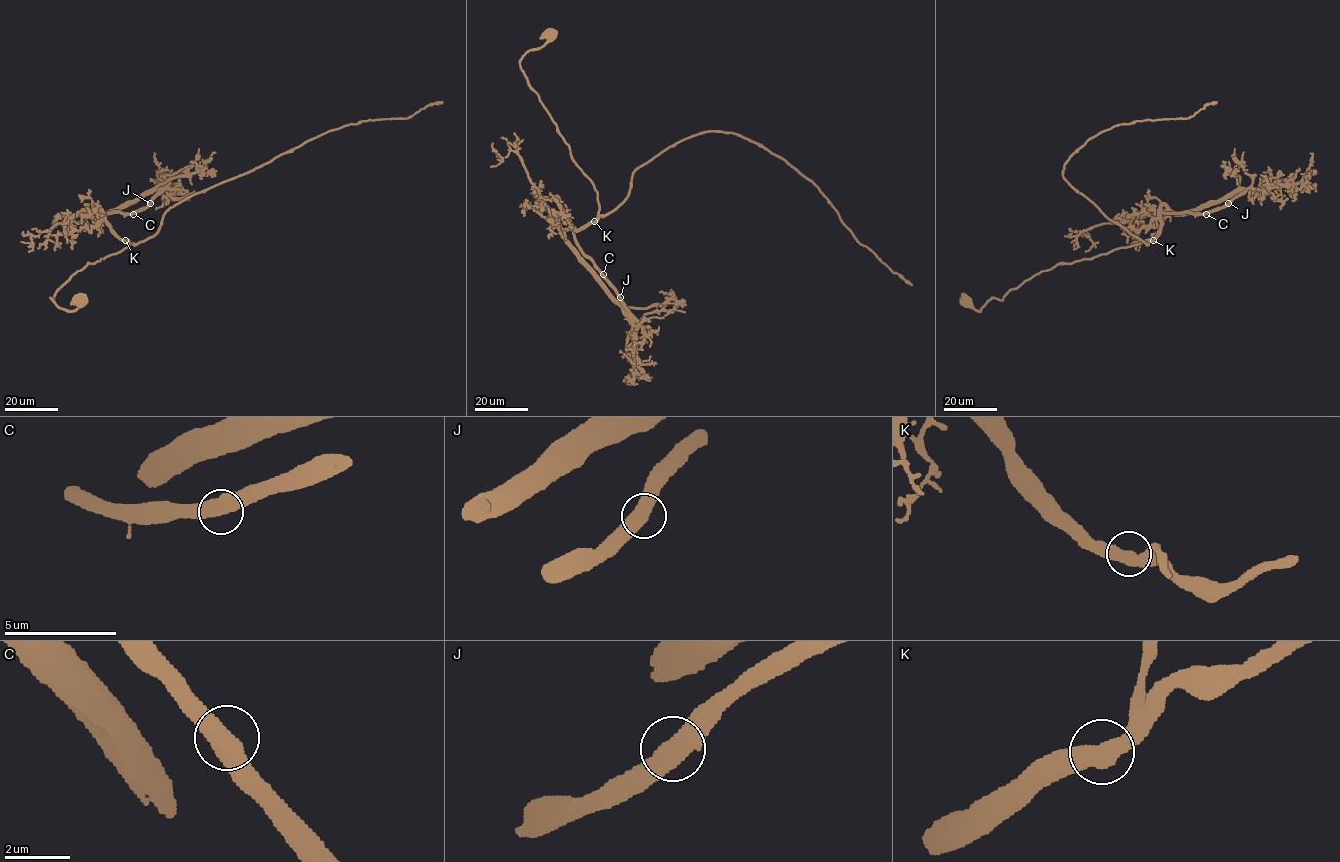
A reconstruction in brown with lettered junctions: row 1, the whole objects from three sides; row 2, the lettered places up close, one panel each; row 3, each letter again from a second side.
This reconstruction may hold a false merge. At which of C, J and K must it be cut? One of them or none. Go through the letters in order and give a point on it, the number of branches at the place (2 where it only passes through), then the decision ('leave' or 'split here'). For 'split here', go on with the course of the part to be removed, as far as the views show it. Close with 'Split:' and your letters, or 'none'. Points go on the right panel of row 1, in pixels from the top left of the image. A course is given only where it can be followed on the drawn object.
C: place (1206, 214); branches 2; leave
J: place (1228, 203); branches 2; leave
K: place (1153, 240); branches 2; leave
Split: none

